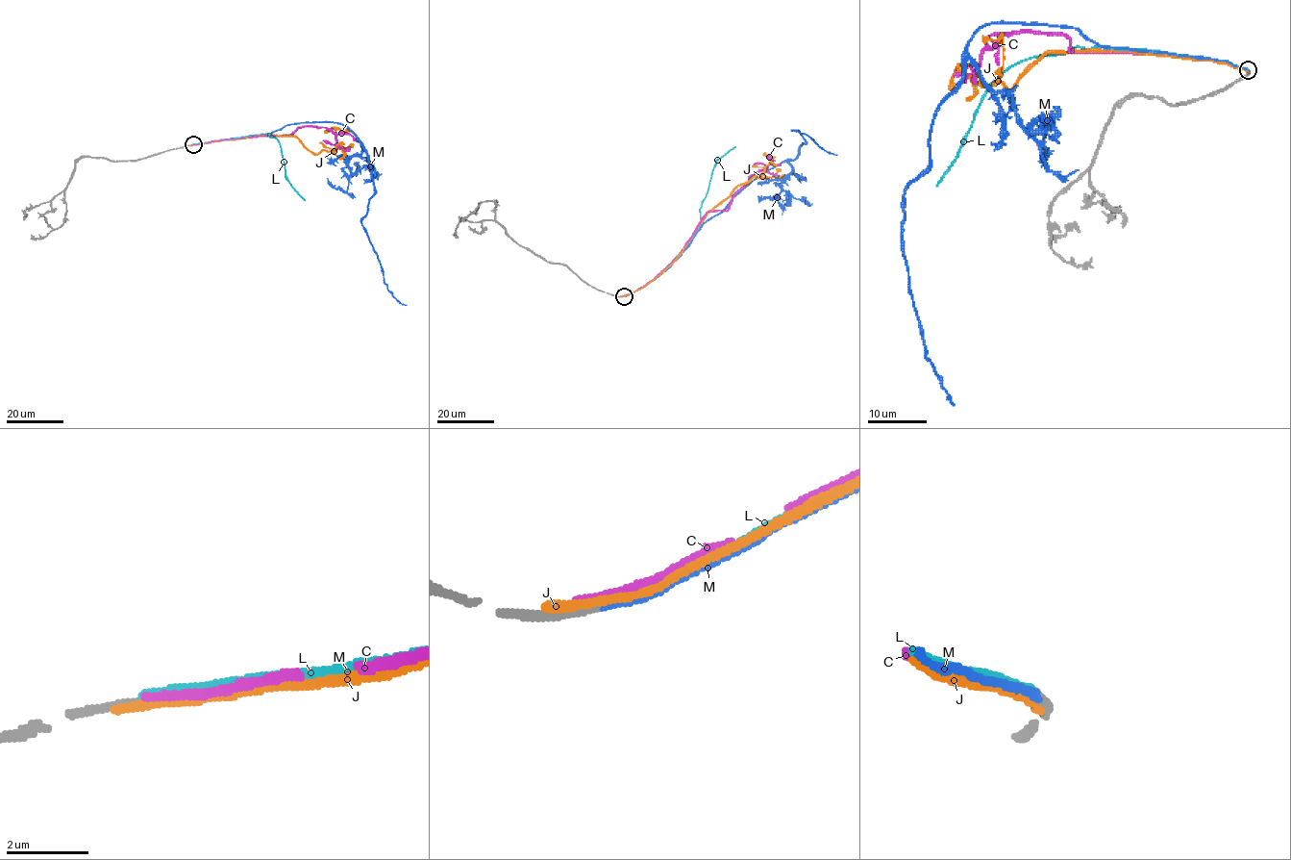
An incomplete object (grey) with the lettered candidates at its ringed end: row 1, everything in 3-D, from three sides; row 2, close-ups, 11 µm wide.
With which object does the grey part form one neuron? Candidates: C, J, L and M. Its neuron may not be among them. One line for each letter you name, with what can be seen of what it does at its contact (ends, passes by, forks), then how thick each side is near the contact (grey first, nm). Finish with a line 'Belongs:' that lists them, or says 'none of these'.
M: it ends | 200/190 nm
Belongs: M

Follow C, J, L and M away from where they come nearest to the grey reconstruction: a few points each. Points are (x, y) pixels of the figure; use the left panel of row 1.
C: (192, 144), (290, 135), (298, 128), (314, 126), (352, 135), (359, 142)
J: (191, 145), (295, 136), (318, 153), (336, 145), (336, 130), (350, 132)
L: (192, 145), (270, 134), (278, 140), (286, 178), (305, 200)
M: (192, 144), (271, 134), (300, 123), (344, 125), (371, 168), (375, 193), (361, 225), (384, 282), (406, 304)

